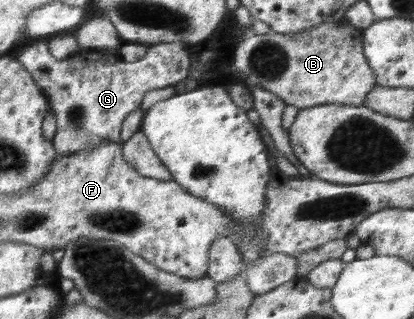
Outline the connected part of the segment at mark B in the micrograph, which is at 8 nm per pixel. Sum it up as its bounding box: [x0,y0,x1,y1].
[231,20,378,109]

